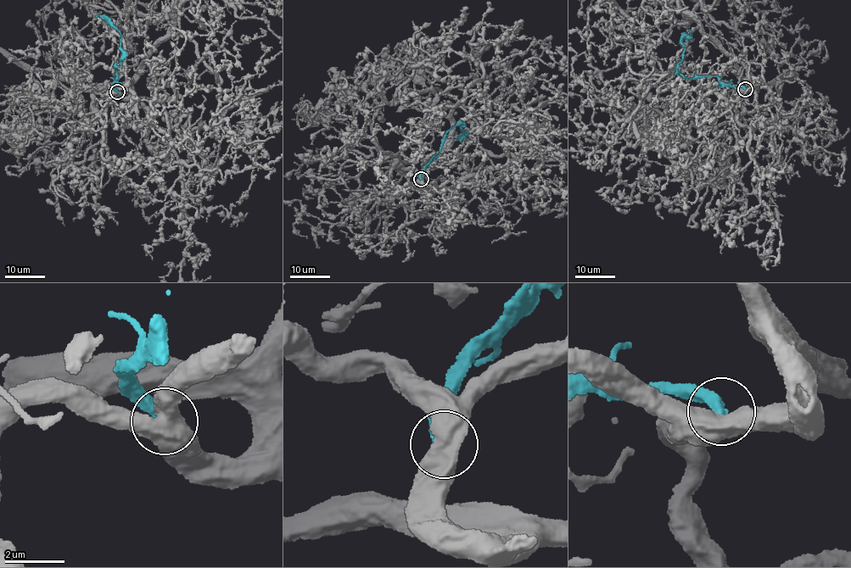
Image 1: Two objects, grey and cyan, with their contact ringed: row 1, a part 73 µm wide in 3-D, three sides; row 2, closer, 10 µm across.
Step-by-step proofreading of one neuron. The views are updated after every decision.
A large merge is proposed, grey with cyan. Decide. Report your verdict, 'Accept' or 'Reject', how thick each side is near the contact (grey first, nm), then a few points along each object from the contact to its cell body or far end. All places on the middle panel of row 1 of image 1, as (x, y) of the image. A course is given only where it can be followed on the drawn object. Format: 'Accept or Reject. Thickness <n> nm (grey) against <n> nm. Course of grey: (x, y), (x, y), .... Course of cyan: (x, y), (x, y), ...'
Reject. Thickness 900 nm (grey) against 380 nm. Course of grey: (421, 179), (433, 192), (520, 162), (545, 103), (533, 120), (510, 126), (522, 84), (509, 93). Course of cyan: (421, 179), (422, 170), (439, 154), (450, 130), (460, 124), (468, 136), (467, 132), (461, 138), (454, 140)

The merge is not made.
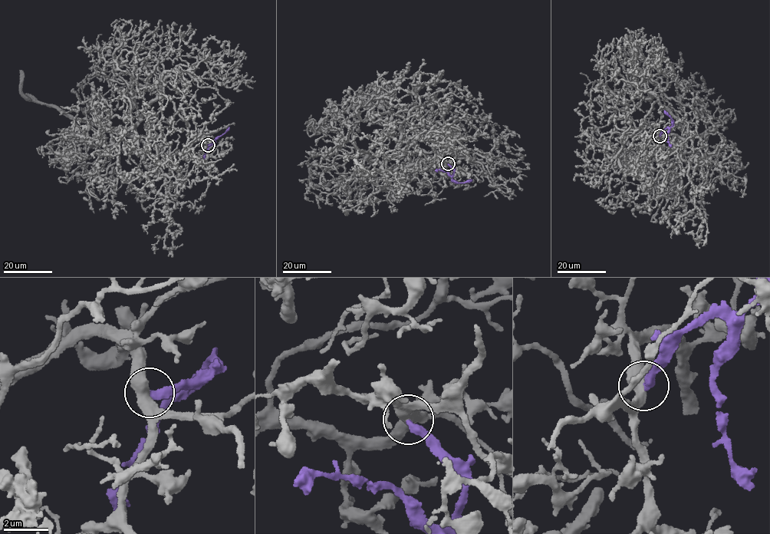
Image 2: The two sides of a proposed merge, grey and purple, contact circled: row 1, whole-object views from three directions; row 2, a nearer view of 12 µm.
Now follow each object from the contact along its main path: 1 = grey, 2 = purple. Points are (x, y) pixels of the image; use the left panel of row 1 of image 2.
1: (207, 144), (197, 139), (185, 153), (150, 168), (136, 129), (159, 97), (189, 126), (179, 109), (169, 131)
2: (207, 144), (215, 143), (228, 126)

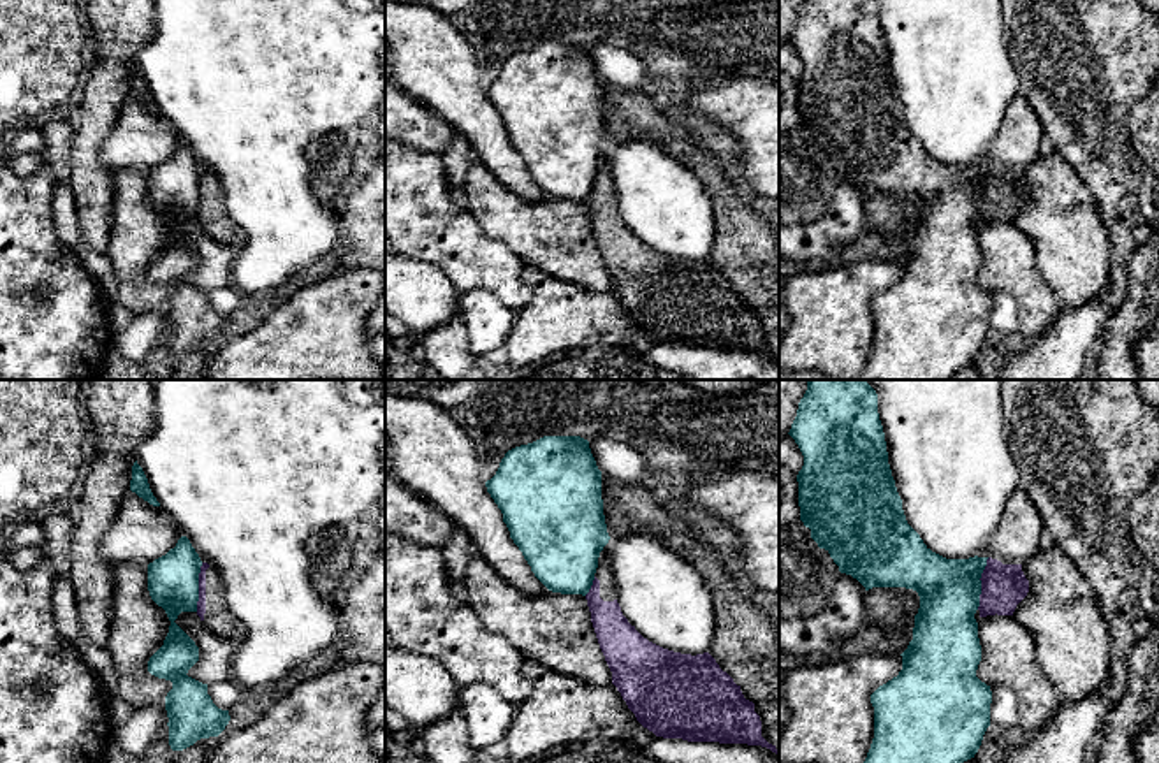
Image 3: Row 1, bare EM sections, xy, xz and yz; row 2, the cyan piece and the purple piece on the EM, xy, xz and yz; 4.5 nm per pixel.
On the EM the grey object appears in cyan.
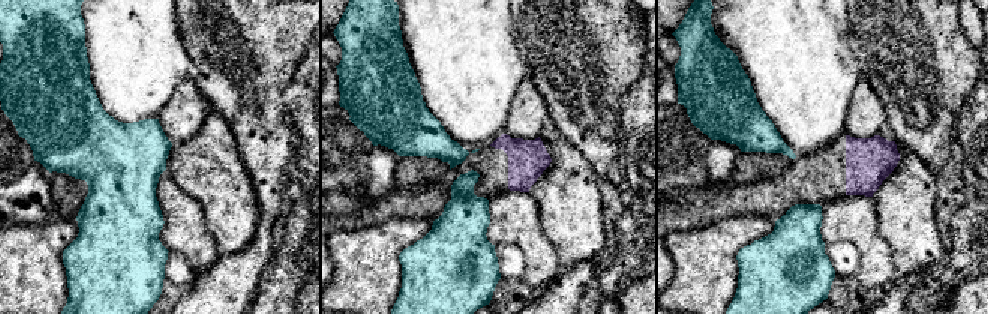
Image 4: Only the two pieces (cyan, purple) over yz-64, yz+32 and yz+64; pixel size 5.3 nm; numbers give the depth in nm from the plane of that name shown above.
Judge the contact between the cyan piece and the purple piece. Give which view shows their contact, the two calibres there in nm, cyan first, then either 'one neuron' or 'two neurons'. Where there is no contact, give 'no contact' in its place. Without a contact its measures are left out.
contact in yz; calibres 280 and 200 nm; two neurons

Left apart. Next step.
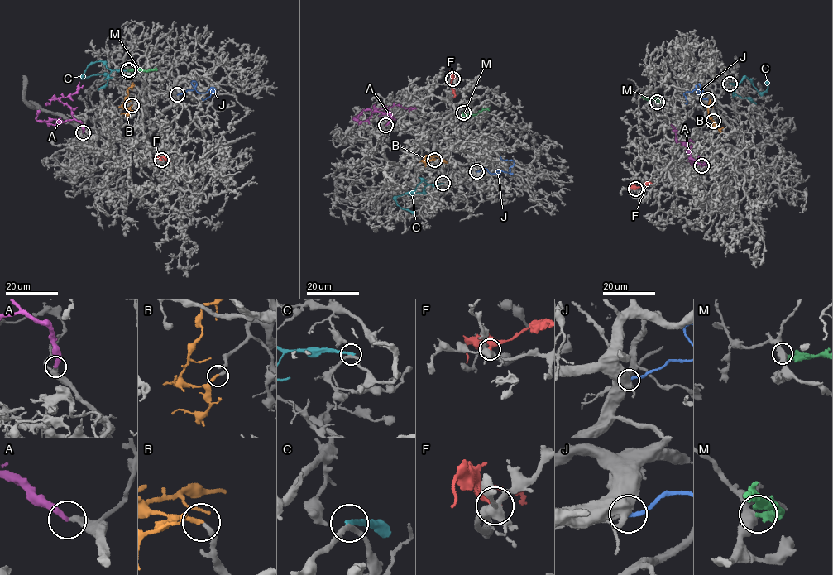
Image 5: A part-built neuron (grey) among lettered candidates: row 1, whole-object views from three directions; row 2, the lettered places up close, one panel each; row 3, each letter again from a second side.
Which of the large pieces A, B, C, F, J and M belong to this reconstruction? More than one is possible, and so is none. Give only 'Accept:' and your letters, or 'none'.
Accept: A, B

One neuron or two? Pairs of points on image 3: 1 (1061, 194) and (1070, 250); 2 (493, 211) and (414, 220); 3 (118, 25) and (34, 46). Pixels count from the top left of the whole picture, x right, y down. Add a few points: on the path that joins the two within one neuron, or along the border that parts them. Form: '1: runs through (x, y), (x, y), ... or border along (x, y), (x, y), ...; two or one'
1: runs through (1061, 208), (1061, 218), (1070, 236); one
2: border along (465, 208), (488, 236), (502, 241); two
3: border along (87, 18), (95, 44), (95, 62), (90, 72); two

